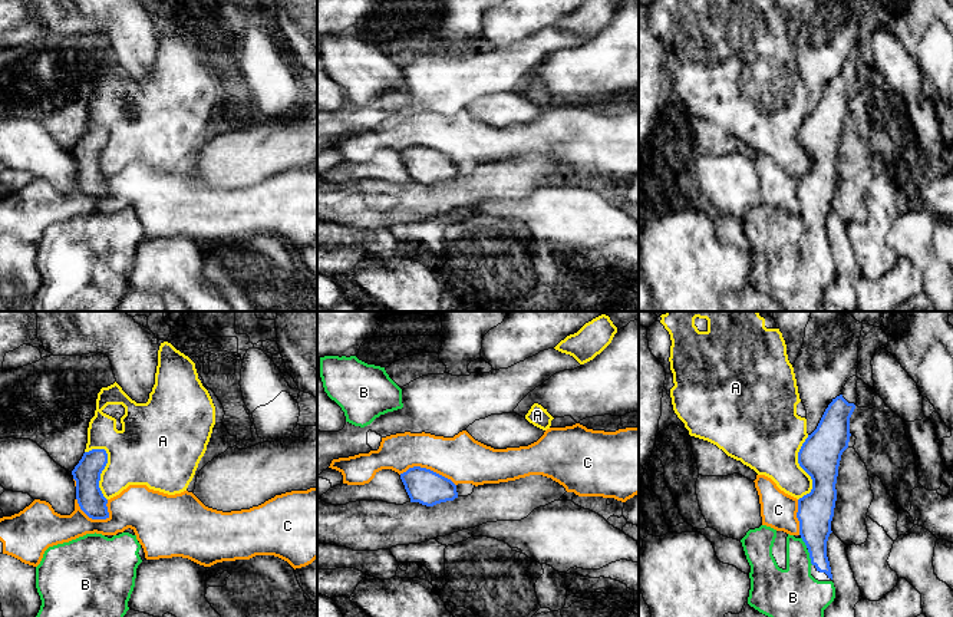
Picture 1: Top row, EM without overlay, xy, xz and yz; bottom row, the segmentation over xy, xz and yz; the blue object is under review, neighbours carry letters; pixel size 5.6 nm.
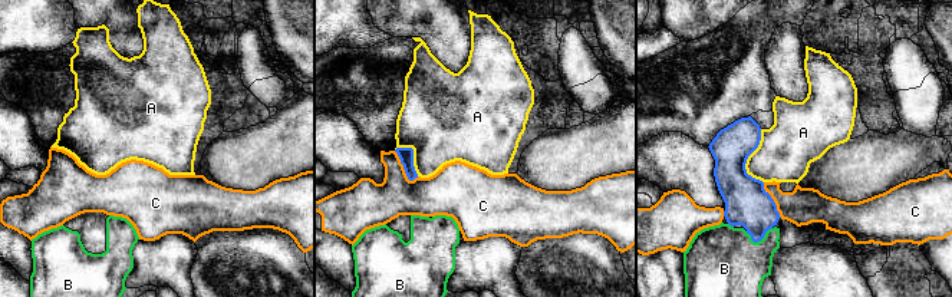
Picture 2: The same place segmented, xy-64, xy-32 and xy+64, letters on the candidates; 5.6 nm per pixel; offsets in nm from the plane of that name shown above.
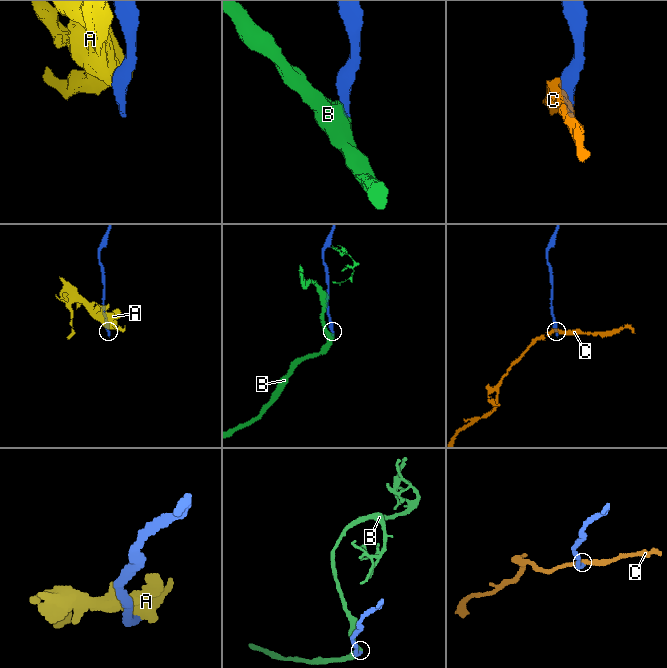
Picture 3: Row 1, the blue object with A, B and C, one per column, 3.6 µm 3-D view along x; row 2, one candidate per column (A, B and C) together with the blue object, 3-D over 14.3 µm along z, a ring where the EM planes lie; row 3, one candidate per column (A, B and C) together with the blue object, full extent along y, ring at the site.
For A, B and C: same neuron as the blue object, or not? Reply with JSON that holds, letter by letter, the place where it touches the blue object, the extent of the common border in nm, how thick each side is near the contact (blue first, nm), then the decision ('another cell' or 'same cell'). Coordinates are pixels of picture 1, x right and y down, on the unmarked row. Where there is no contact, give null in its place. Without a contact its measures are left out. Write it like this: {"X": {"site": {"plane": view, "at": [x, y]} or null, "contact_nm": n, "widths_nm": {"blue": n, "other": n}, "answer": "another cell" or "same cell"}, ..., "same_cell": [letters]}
{"A": {"site": {"plane": "xy", "at": [104, 147]}, "contact_nm": 300, "widths_nm": {"blue": 150, "other": 360}, "answer": "another cell"}, "B": {"site": {"plane": "yz", "at": [810, 236]}, "contact_nm": 90, "widths_nm": {"blue": 190, "other": 320}, "answer": "same cell"}, "C": {"site": {"plane": "xy", "at": [91, 195]}, "contact_nm": 220, "widths_nm": {"blue": 150, "other": 220}, "answer": "another cell"}, "same_cell": ["B"]}

